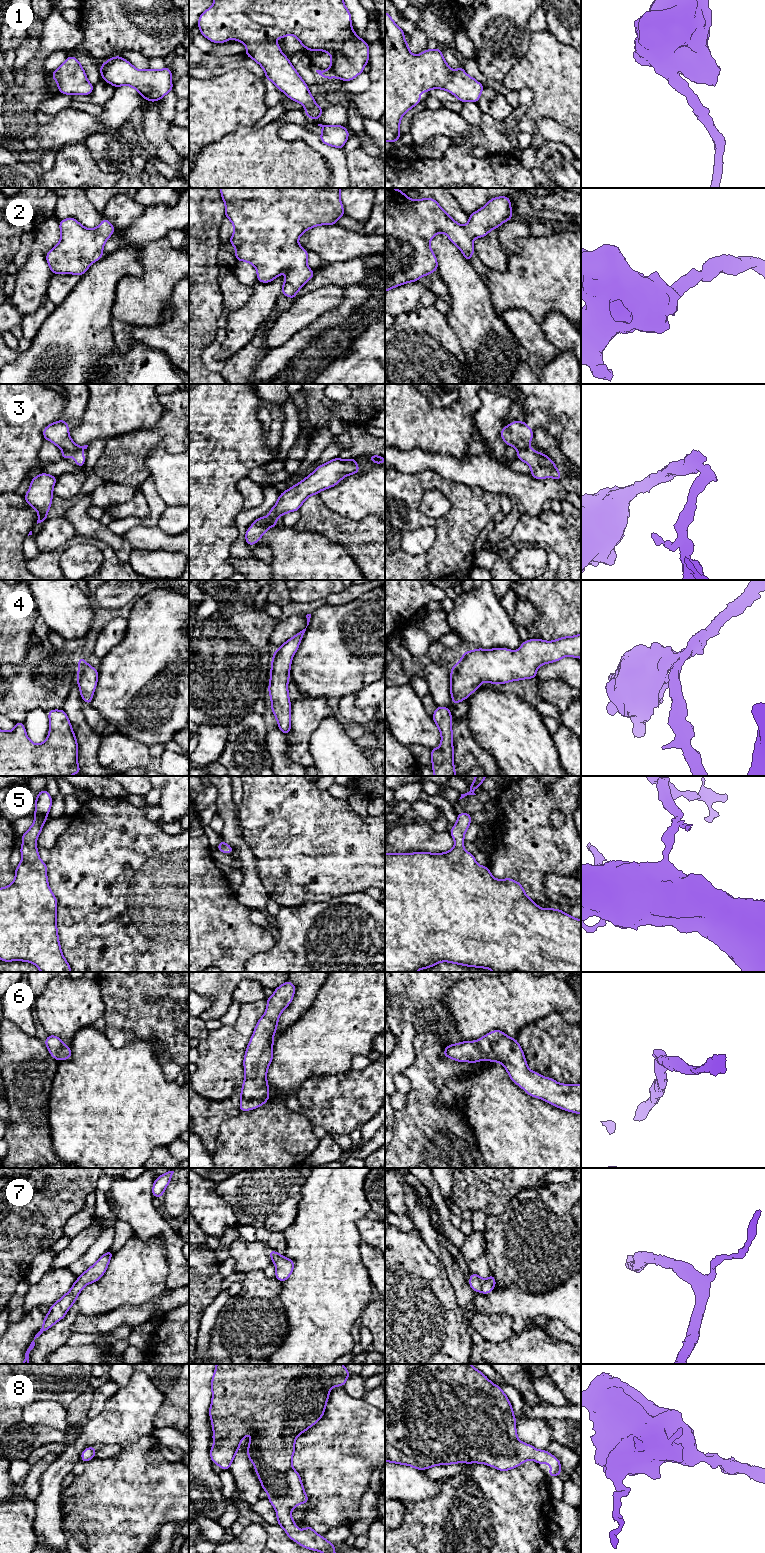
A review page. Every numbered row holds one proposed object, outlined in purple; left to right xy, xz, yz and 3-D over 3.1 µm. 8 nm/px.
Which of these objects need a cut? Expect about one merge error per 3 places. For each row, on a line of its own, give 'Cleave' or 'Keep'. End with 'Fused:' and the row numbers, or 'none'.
1: Keep
2: Keep
3: Cleave
4: Keep
5: Keep
6: Keep
7: Keep
8: Keep
Fused: 3

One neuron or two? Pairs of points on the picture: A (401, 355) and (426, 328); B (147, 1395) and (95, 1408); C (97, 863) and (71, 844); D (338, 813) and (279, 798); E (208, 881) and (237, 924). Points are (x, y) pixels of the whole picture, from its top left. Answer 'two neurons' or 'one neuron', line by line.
A: one neuron
B: two neurons
C: one neuron
D: one neuron
E: one neuron

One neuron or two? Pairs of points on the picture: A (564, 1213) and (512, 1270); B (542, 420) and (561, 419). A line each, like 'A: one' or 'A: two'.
A: one
B: one

